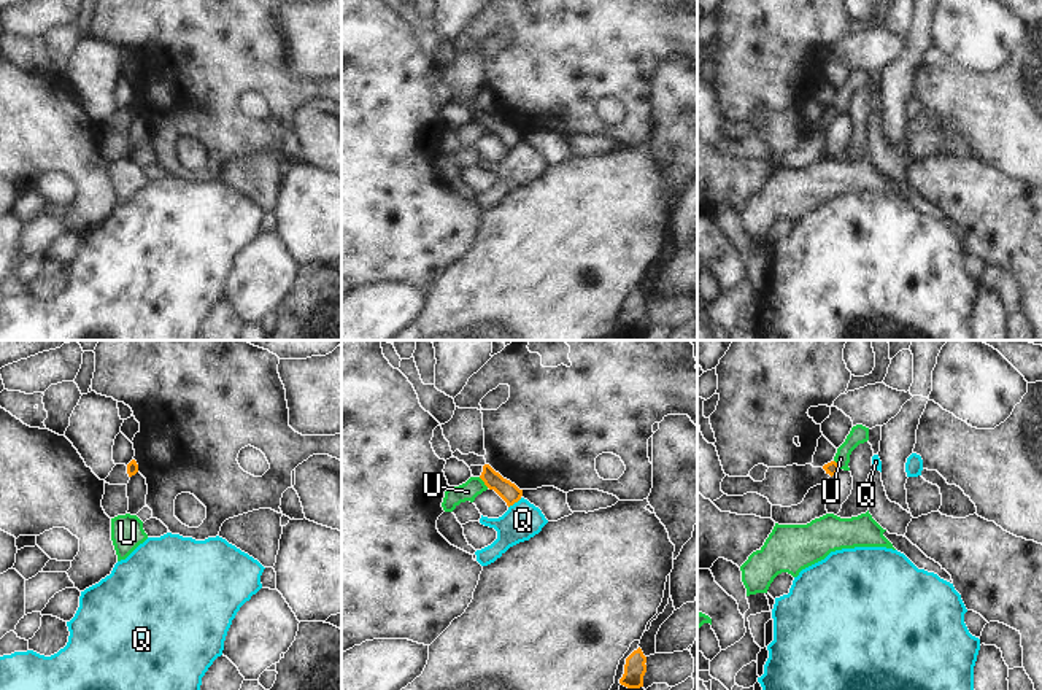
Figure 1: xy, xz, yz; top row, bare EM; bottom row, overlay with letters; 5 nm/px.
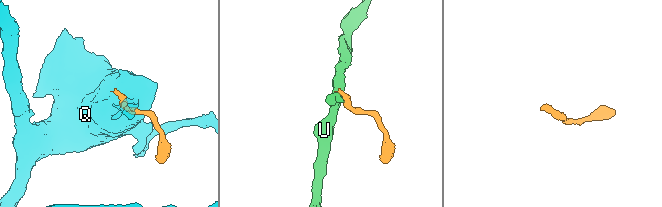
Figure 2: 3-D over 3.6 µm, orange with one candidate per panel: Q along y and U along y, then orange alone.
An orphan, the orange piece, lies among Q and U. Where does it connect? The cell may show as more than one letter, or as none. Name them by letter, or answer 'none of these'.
none of these

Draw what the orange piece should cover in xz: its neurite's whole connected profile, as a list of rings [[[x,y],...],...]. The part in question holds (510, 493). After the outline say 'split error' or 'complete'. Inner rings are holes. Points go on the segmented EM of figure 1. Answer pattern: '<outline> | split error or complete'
[[[489,464],[470,466],[470,471],[473,477],[480,477],[489,490],[494,490],[508,507],[521,499],[523,490],[504,479]]] | split error

